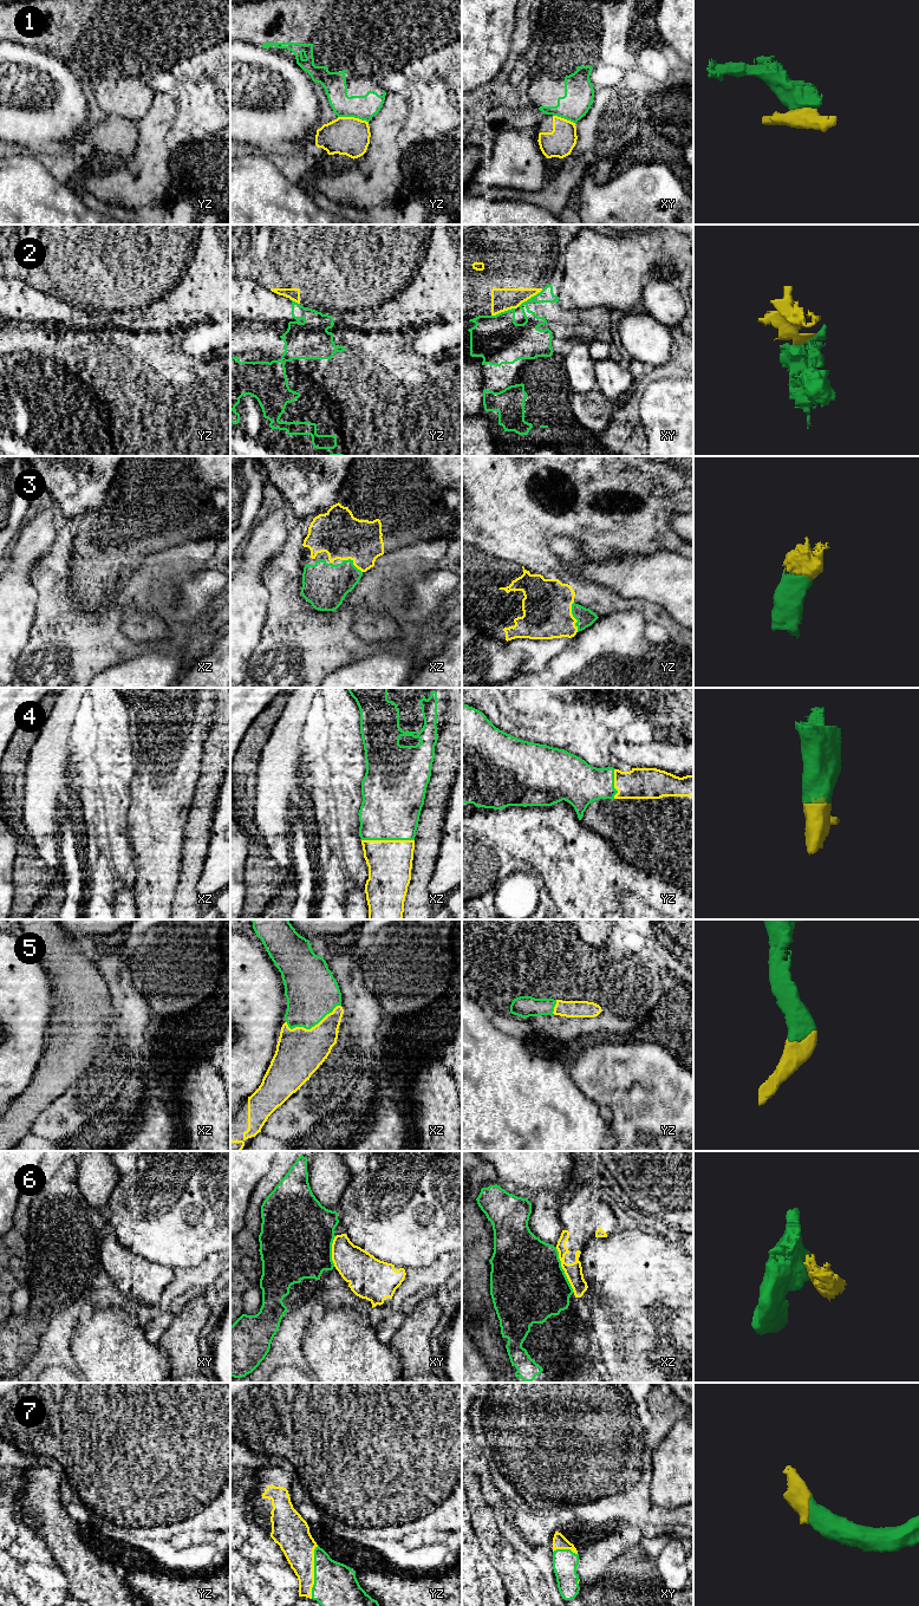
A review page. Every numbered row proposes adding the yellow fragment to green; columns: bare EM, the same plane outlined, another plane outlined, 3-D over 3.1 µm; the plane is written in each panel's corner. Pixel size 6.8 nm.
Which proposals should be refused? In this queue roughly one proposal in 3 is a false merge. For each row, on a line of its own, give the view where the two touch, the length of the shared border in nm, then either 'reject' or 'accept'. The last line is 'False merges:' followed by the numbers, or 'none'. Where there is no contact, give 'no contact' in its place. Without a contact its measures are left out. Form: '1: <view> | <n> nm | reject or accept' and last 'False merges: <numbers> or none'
1: yz | 220 nm | reject
2: xy | 200 nm | reject
3: yz | 220 nm | accept
4: xz | 360 nm | accept
5: xz | 400 nm | accept
6: xz | 340 nm | reject
7: yz | 360 nm | accept
False merges: 1, 2, 6

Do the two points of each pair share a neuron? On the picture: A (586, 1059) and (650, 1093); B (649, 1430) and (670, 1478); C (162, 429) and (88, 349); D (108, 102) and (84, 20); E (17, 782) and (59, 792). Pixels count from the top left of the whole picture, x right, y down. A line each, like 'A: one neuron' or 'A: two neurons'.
A: one neuron
B: two neurons
C: one neuron
D: one neuron
E: two neurons

